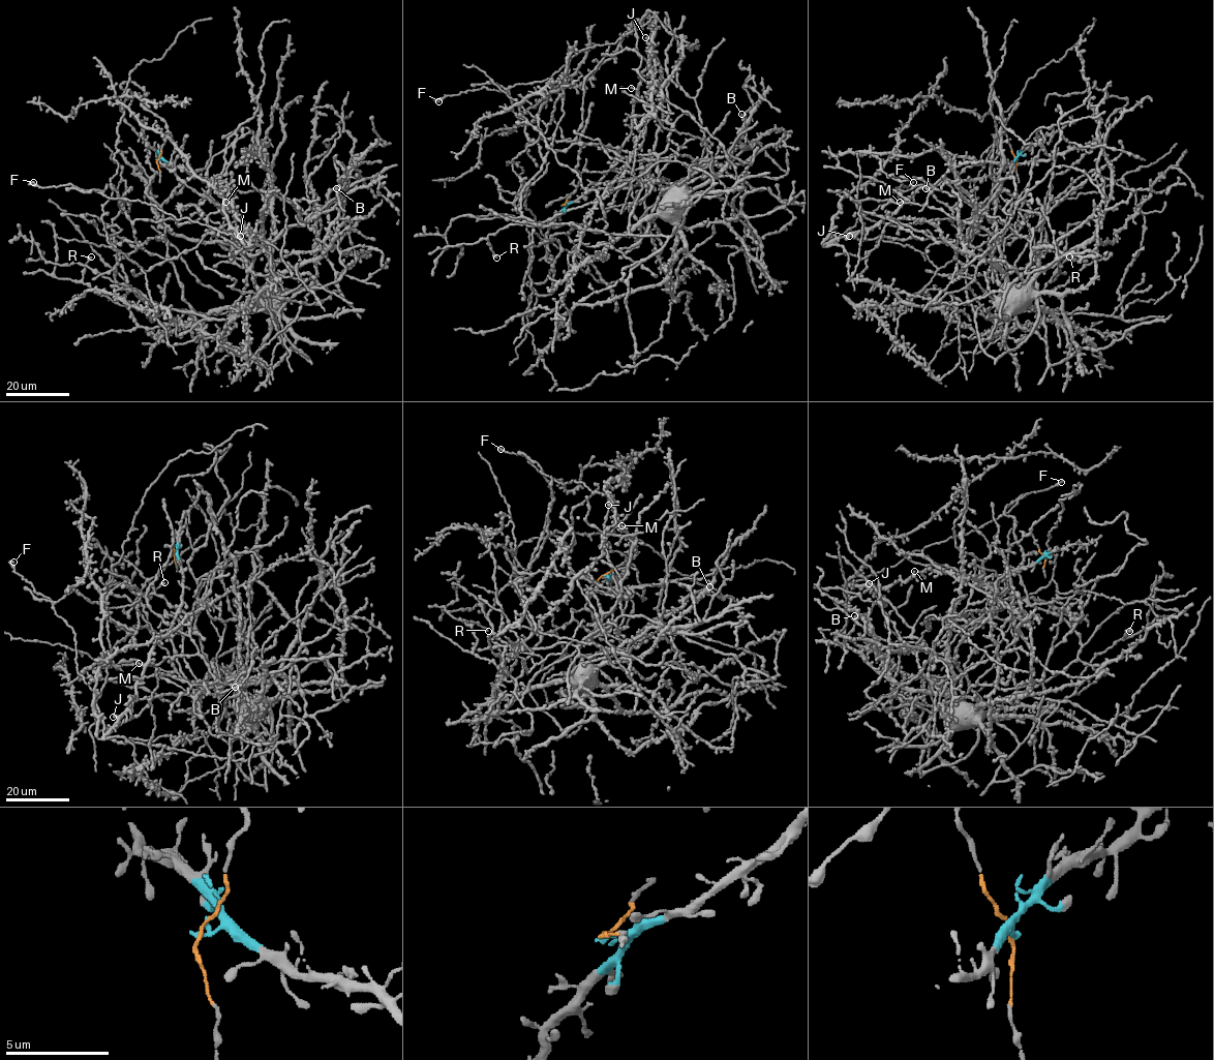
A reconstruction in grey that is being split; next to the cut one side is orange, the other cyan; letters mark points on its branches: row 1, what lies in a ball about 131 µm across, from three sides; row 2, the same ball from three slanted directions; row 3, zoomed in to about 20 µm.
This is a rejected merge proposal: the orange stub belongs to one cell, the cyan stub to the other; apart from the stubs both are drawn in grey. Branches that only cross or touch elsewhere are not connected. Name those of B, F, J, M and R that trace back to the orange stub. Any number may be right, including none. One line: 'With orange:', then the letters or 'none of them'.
With orange: B, R

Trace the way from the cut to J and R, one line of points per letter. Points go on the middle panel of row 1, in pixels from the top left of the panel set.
J: (563, 205), (575, 202), (600, 179), (631, 132), (633, 98), (651, 55), (650, 39), (645, 37)
R: (563, 205), (585, 145), (629, 161), (614, 208), (651, 180), (626, 235), (506, 225), (488, 236), (496, 256)

